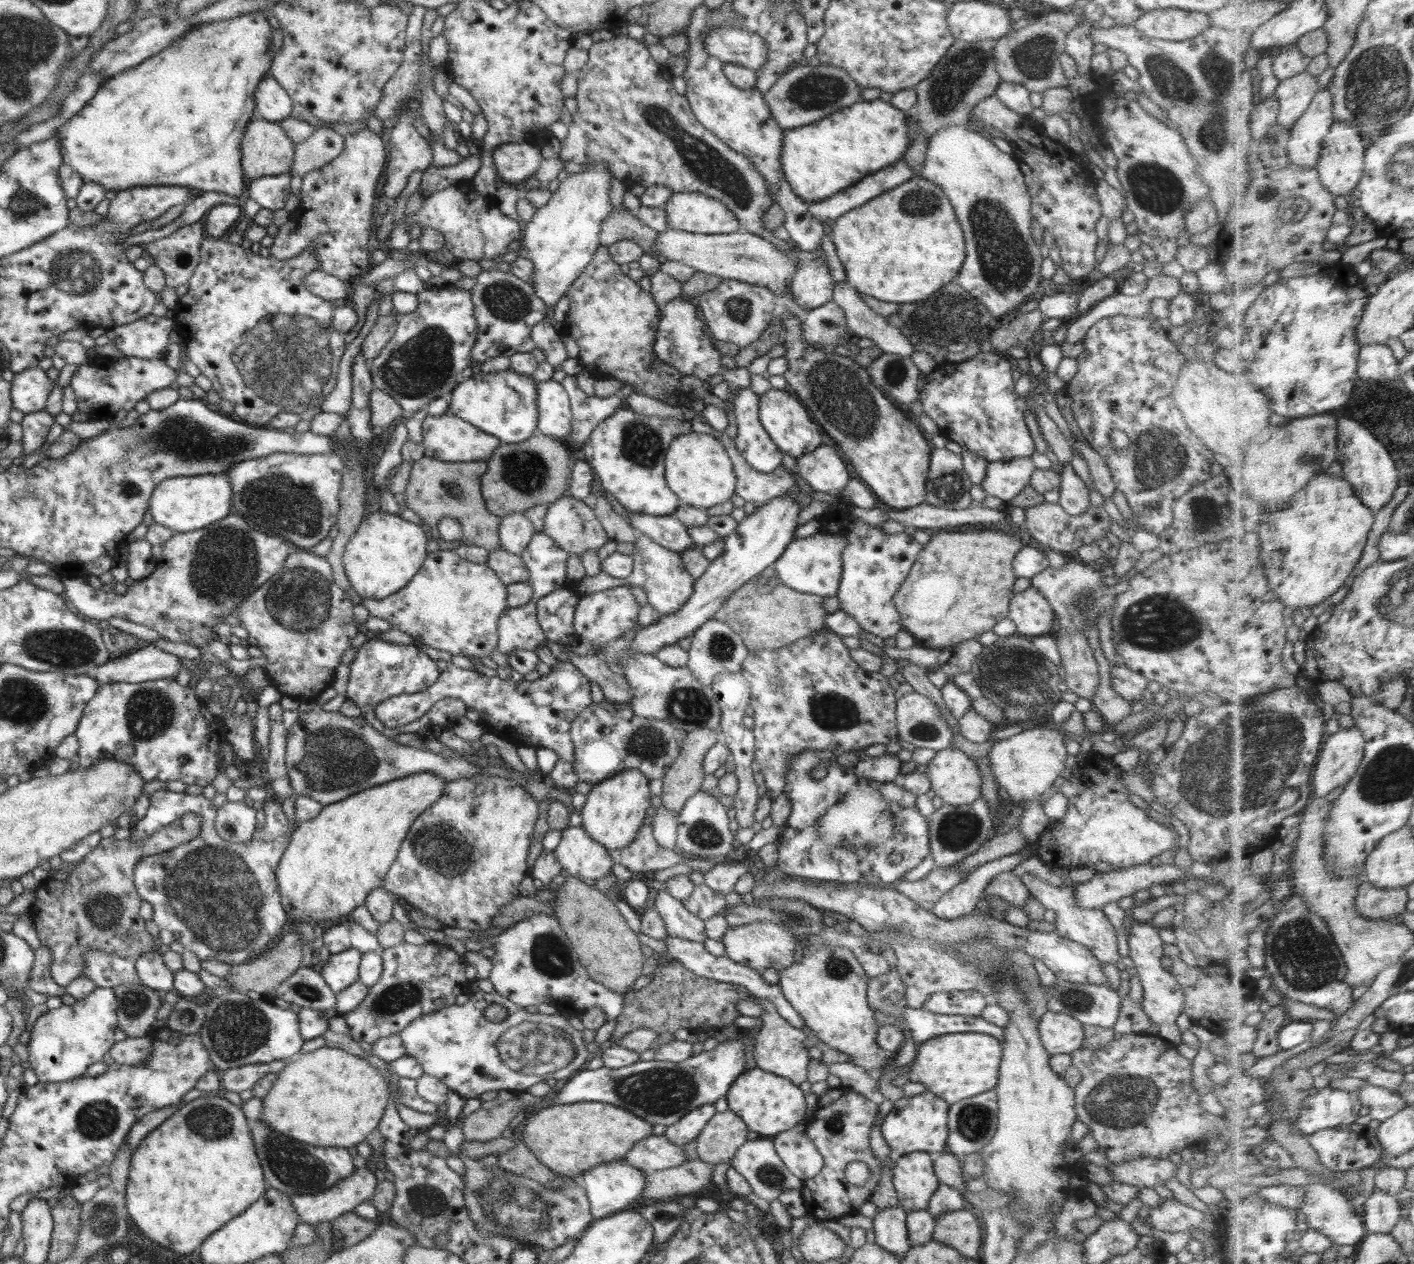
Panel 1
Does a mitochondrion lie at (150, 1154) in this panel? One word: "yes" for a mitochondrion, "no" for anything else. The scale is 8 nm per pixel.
no

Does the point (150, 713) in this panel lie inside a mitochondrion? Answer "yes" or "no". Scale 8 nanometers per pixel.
yes

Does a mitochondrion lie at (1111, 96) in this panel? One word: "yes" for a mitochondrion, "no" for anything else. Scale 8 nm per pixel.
no

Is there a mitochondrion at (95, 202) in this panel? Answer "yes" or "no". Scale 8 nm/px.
no

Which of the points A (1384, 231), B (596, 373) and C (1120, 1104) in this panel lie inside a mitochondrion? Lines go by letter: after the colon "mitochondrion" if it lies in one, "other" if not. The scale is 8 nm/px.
A: other
B: other
C: mitochondrion

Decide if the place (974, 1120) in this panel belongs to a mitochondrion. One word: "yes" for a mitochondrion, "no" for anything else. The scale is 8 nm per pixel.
yes

